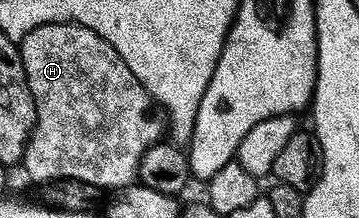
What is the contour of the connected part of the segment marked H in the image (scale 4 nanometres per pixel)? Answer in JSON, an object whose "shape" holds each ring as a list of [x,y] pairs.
{"shape":[[[78,23],[39,25],[19,40],[19,50],[37,110],[37,120],[25,147],[23,168],[26,173],[37,185],[52,183],[55,179],[74,179],[102,189],[120,189],[134,182],[143,153],[151,145],[162,142],[163,119],[153,96],[143,89],[135,73],[127,69],[127,61],[123,61],[99,33]]]}

